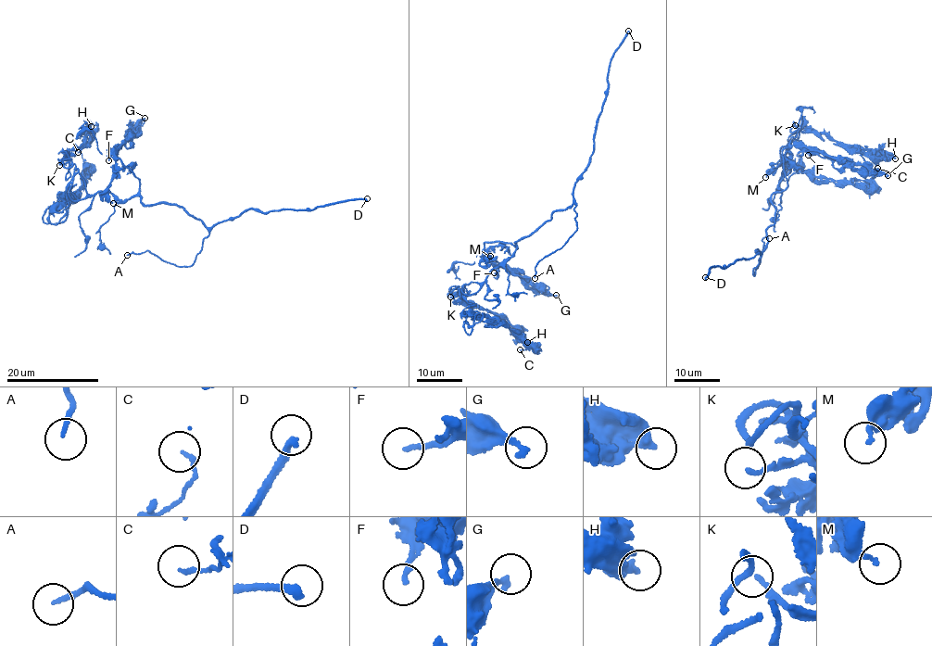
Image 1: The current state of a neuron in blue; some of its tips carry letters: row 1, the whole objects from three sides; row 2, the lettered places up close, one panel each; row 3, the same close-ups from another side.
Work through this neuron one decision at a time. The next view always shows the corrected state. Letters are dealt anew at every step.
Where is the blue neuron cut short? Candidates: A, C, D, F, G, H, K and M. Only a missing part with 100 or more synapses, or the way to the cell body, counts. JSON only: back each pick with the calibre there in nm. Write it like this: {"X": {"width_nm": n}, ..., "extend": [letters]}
{"A": {"width_nm": 150}, "extend": ["A"]}

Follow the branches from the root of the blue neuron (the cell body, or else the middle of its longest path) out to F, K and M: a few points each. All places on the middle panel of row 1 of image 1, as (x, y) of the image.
F: (527, 235), (515, 243), (517, 248), (499, 240), (484, 243), (484, 254), (498, 266), (498, 273), (494, 272)
K: (527, 235), (516, 241), (512, 256), (492, 268), (484, 282), (473, 281), (460, 288), (459, 296), (450, 297)
M: (527, 235), (515, 243), (517, 248), (499, 240), (485, 242), (484, 250), (489, 259), (486, 260), (490, 256)

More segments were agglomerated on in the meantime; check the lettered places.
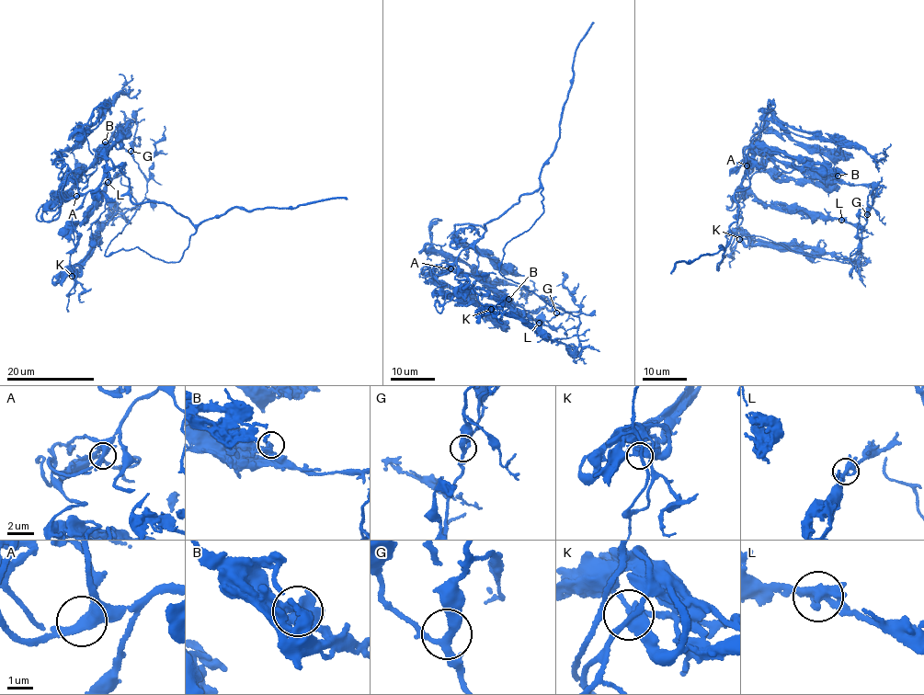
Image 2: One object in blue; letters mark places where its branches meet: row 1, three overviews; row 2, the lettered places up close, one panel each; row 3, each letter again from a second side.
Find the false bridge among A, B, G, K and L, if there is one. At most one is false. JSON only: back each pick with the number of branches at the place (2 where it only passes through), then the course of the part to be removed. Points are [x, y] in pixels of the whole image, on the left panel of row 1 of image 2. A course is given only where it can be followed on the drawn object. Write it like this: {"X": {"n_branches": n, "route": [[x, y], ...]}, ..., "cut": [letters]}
{"cut": []}

